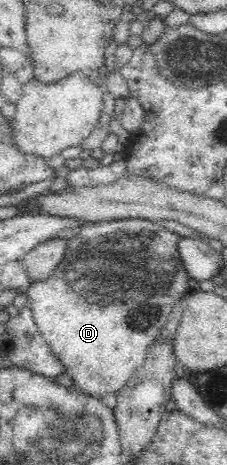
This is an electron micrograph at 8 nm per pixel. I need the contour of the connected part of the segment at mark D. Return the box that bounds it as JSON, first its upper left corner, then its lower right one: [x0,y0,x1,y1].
[25,219,194,400]

